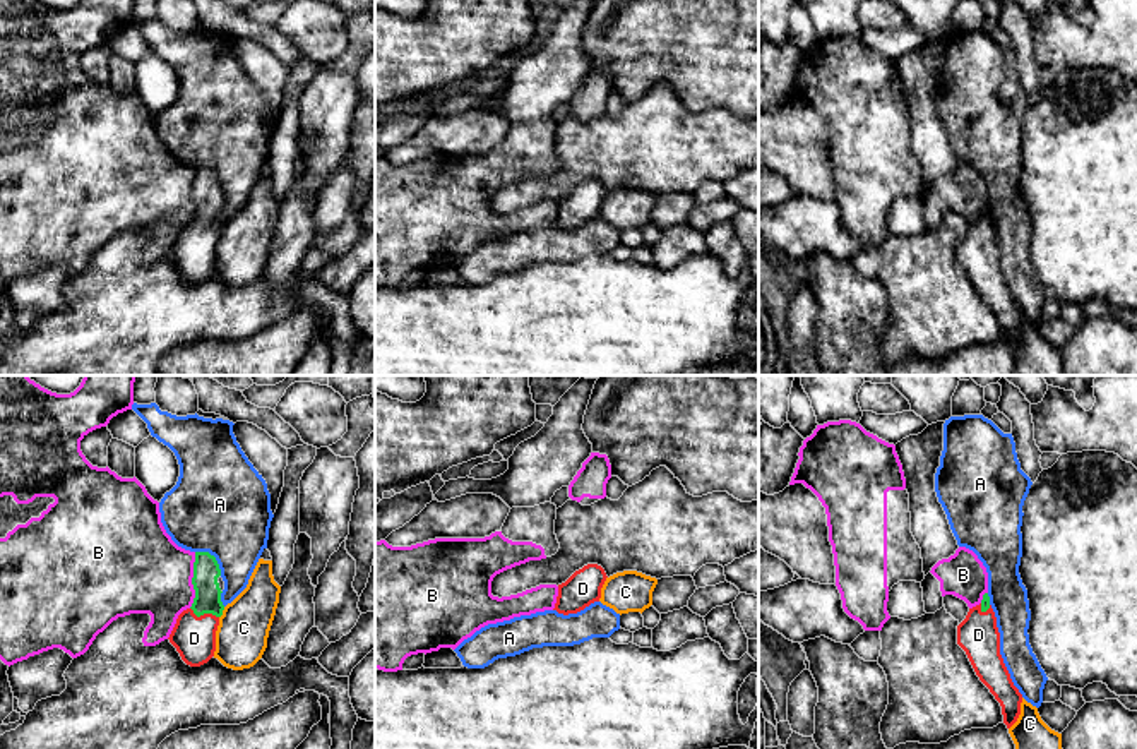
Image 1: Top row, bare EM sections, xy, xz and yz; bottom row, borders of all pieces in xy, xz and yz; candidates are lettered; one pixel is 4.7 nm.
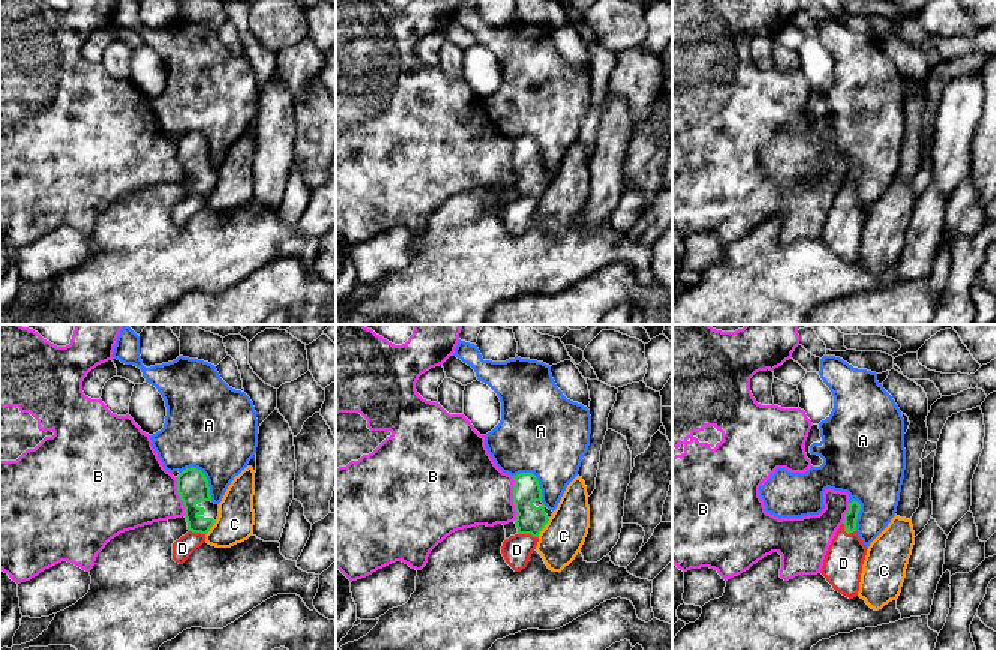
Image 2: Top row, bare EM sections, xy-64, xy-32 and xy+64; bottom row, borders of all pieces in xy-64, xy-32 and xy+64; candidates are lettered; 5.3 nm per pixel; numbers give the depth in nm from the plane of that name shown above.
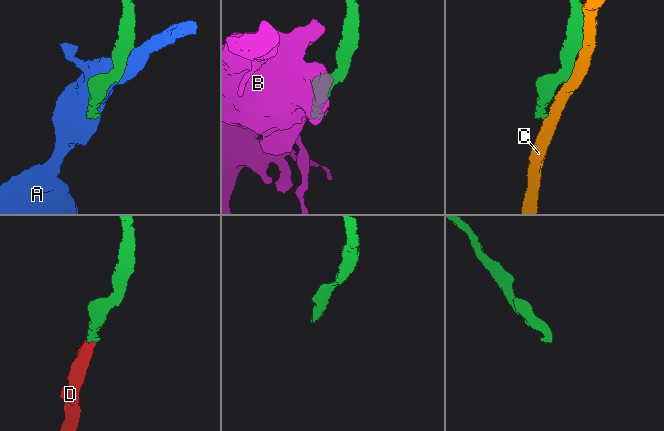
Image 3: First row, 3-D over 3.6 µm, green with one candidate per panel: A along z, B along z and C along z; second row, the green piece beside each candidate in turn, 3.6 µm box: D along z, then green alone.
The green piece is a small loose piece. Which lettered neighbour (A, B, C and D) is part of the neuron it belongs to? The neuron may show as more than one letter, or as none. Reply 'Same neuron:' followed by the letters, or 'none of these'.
Same neuron: D

